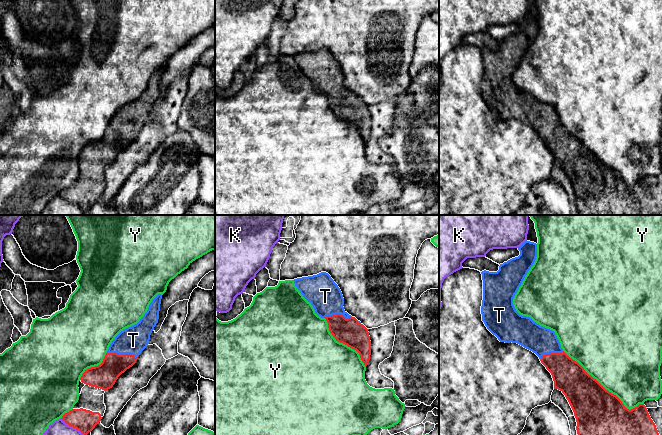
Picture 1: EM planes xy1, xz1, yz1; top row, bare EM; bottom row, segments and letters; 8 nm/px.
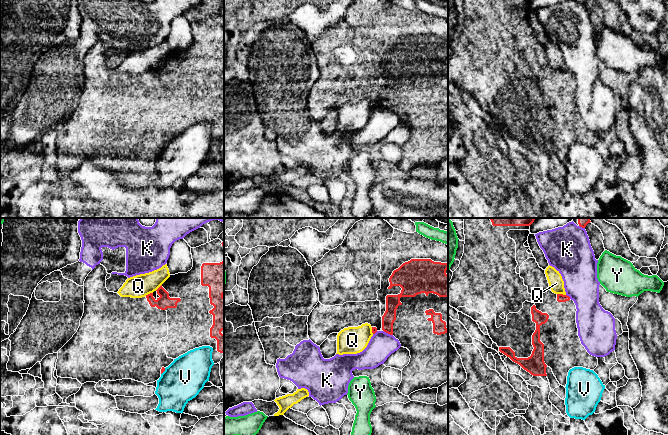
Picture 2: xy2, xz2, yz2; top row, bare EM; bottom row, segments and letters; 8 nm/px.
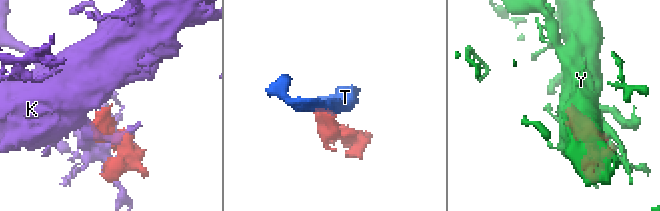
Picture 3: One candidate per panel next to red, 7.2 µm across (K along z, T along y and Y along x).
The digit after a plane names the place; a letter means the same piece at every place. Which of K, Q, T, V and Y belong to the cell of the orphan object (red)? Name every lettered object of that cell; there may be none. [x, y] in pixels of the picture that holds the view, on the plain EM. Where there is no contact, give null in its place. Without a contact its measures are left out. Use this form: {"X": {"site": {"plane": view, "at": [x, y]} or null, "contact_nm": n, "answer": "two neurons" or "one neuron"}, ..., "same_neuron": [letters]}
{"K": {"site": {"plane": "xz2", "at": [388, 109]}, "contact_nm": 90, "answer": "two neurons"}, "Q": {"site": {"plane": "yz2", "at": [561, 70]}, "contact_nm": 70, "answer": "two neurons"}, "T": {"site": {"plane": "xy1", "at": [122, 131]}, "contact_nm": 260, "answer": "one neuron"}, "V": {"site": {"plane": "xy2", "at": [164, 146]}, "contact_nm": 70, "answer": "two neurons"}, "Y": {"site": {"plane": "yz1", "at": [603, 163]}, "contact_nm": 800, "answer": "two neurons"}, "same_neuron": ["T"]}

